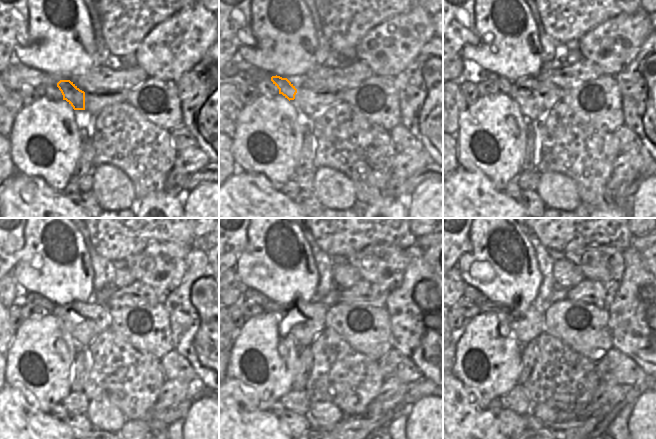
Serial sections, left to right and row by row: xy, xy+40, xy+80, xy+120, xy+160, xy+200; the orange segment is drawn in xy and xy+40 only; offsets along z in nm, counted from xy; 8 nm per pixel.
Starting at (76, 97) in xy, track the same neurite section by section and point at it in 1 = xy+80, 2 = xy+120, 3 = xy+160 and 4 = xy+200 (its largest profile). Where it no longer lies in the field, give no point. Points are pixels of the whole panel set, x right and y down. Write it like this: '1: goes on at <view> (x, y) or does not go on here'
1: goes on at xy+80 (505, 85)
2: goes on at xy+120 (32, 297)
3: goes on at xy+160 (249, 294)
4: goes on at xy+200 (485, 304)

